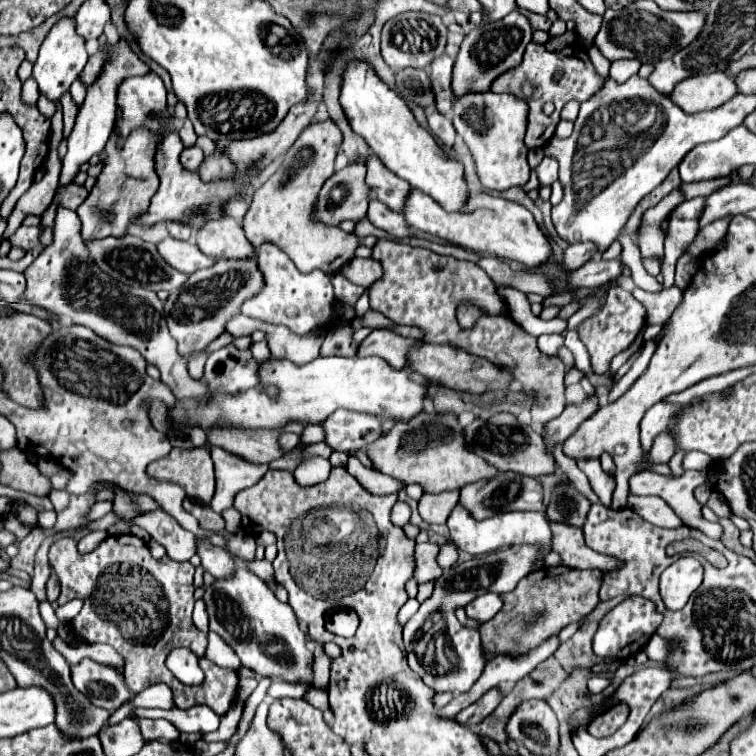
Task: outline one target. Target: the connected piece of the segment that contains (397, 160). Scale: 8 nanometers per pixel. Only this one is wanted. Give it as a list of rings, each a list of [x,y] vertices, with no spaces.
[[[354,61],[346,69],[340,103],[352,129],[364,137],[374,155],[392,173],[408,181],[414,189],[432,195],[432,199],[444,205],[446,211],[460,211],[464,199],[468,199],[468,183],[464,179],[462,163],[442,151],[434,137],[416,123],[404,99],[400,99],[398,93],[390,91],[366,63]]]

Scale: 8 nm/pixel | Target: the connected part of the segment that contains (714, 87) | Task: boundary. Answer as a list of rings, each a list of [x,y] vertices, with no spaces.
[[[716,71],[706,75],[694,75],[676,83],[670,99],[684,113],[700,113],[700,111],[710,111],[720,107],[734,95],[736,95],[734,77]]]

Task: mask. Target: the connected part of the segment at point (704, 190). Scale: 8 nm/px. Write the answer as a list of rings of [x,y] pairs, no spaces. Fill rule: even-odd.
[[[712,179],[712,181],[698,181],[698,183],[682,183],[680,189],[688,189],[688,199],[694,197],[708,197],[714,189],[720,189],[726,183],[726,179]]]

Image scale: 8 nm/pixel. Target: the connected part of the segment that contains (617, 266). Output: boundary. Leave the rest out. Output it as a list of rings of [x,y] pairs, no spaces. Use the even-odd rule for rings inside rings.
[[[594,257],[592,261],[584,263],[580,269],[570,273],[568,285],[570,287],[600,287],[606,285],[614,279],[618,279],[622,275],[624,263],[620,259],[602,259],[602,257]]]

